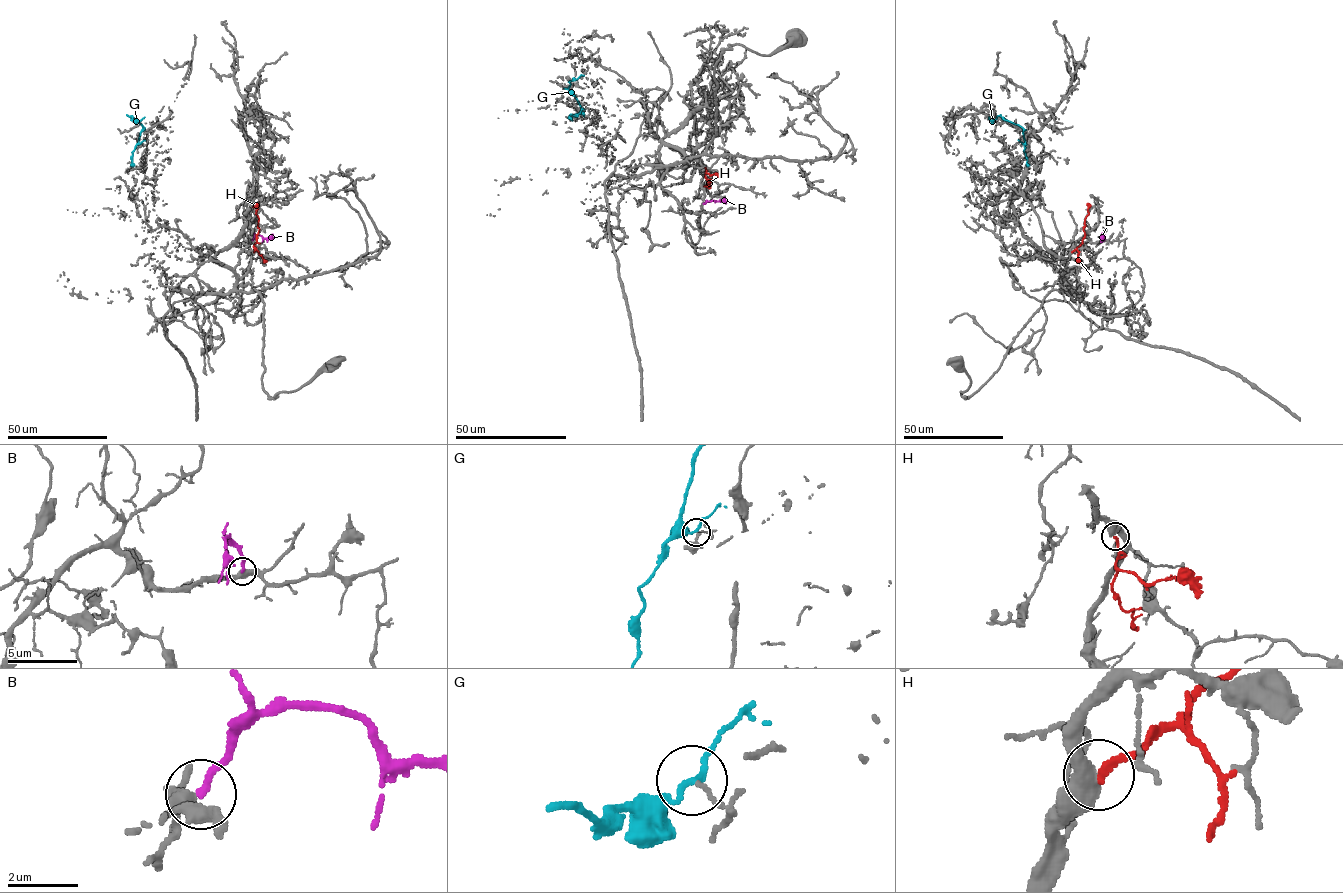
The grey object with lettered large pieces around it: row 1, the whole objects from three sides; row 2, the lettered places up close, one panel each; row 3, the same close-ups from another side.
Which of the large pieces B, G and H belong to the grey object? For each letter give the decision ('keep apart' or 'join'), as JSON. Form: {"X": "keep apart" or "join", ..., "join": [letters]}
{"B": "join", "G": "keep apart", "H": "keep apart", "join": ["B"]}

